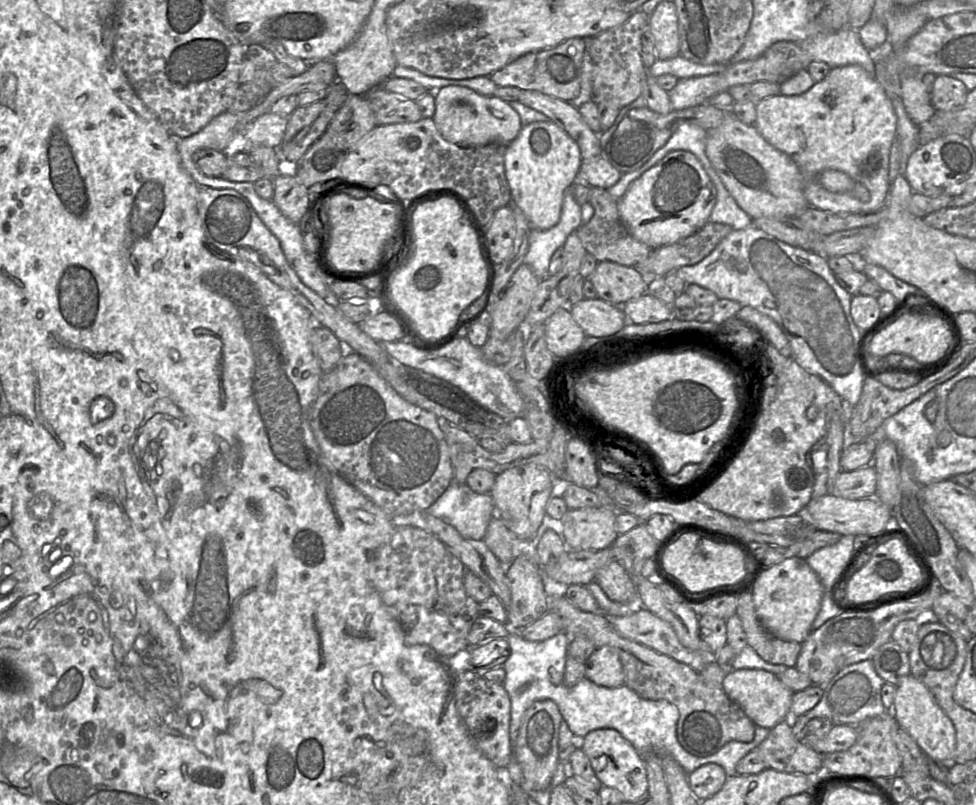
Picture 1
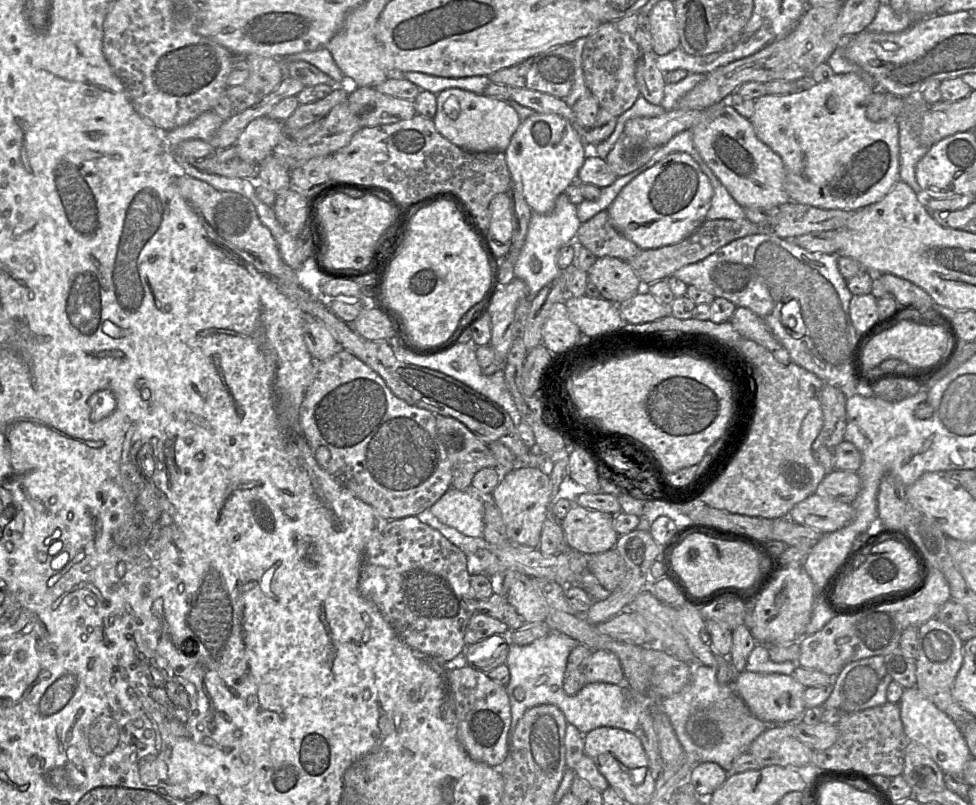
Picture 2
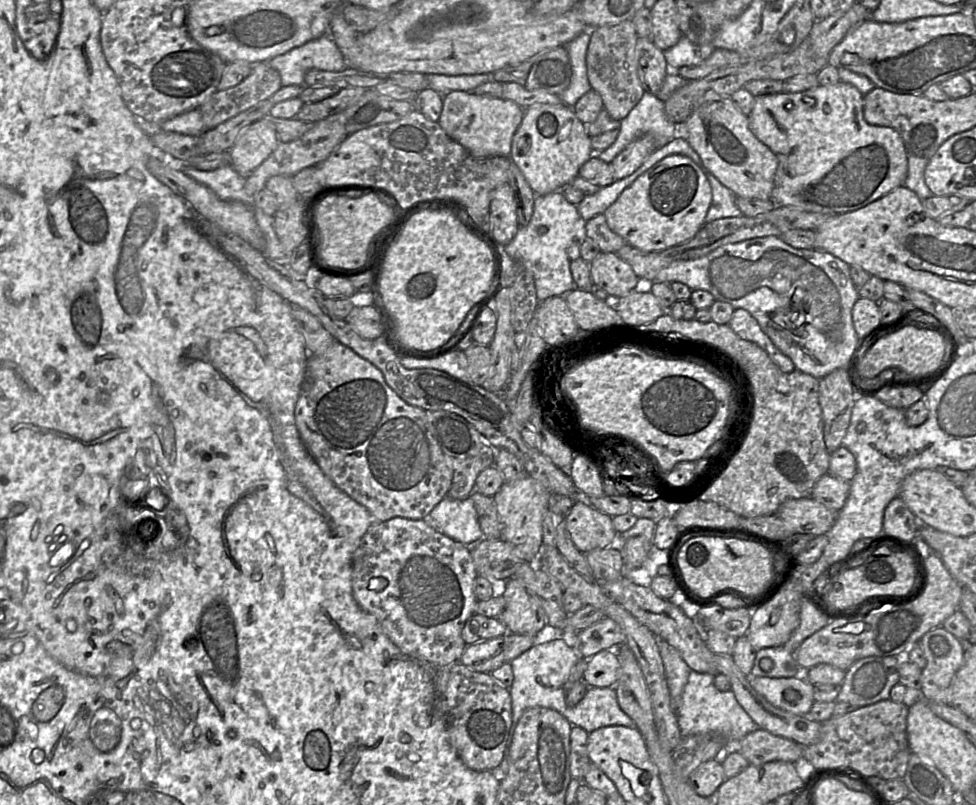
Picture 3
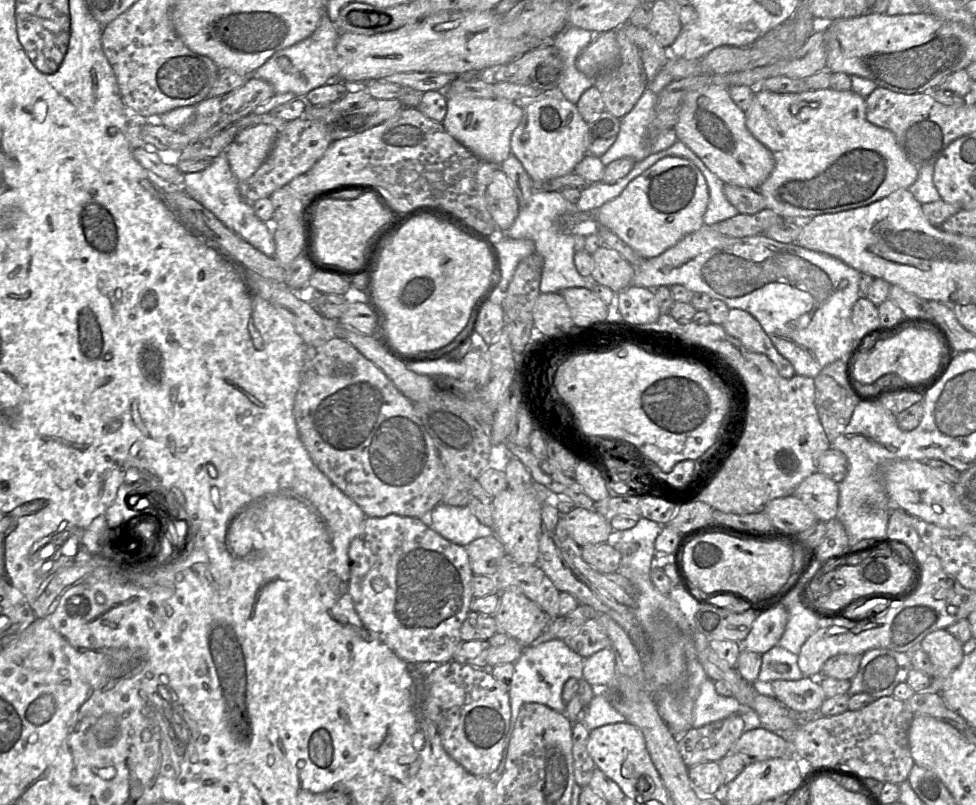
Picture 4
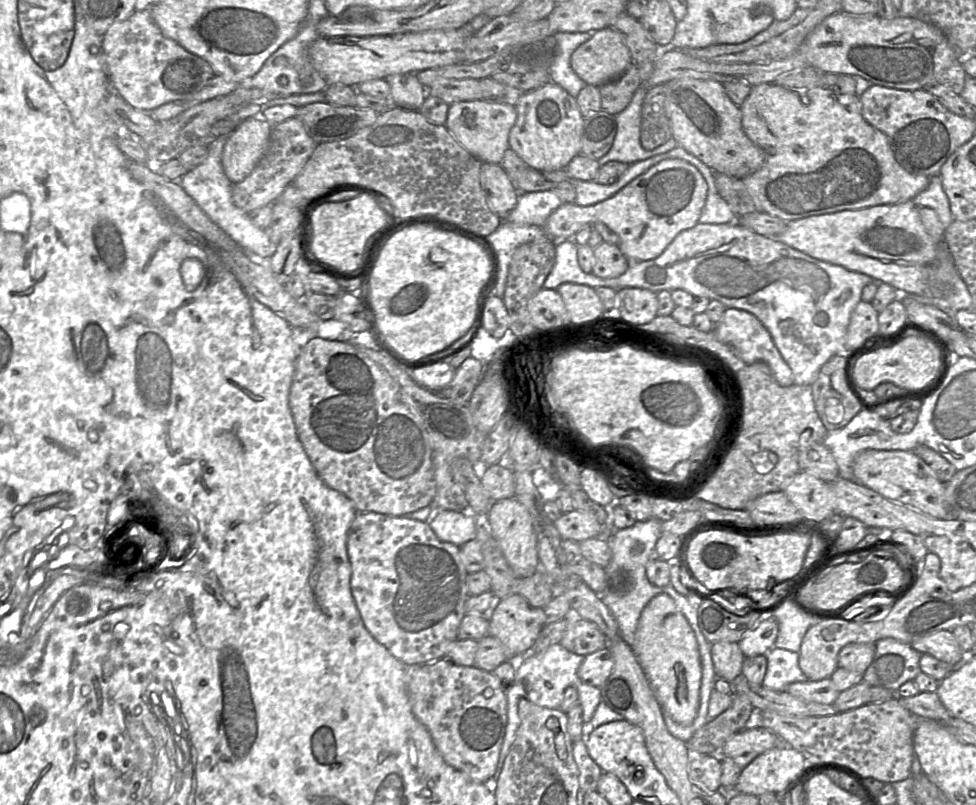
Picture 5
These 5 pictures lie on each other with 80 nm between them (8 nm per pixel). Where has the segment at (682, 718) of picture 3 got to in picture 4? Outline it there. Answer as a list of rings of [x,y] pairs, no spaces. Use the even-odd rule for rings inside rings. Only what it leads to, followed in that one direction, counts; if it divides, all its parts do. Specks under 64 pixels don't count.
[[[707,678],[701,683],[694,704],[692,728],[699,728],[732,714],[741,713],[743,709],[749,708],[744,708],[733,696],[718,694],[714,687],[714,681]]]

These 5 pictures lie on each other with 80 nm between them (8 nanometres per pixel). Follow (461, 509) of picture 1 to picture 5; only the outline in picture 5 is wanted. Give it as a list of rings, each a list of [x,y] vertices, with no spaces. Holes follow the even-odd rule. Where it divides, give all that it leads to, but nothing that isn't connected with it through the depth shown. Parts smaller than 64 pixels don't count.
[[[439,510],[429,525],[440,540],[459,547],[477,535],[475,515],[470,511]]]

